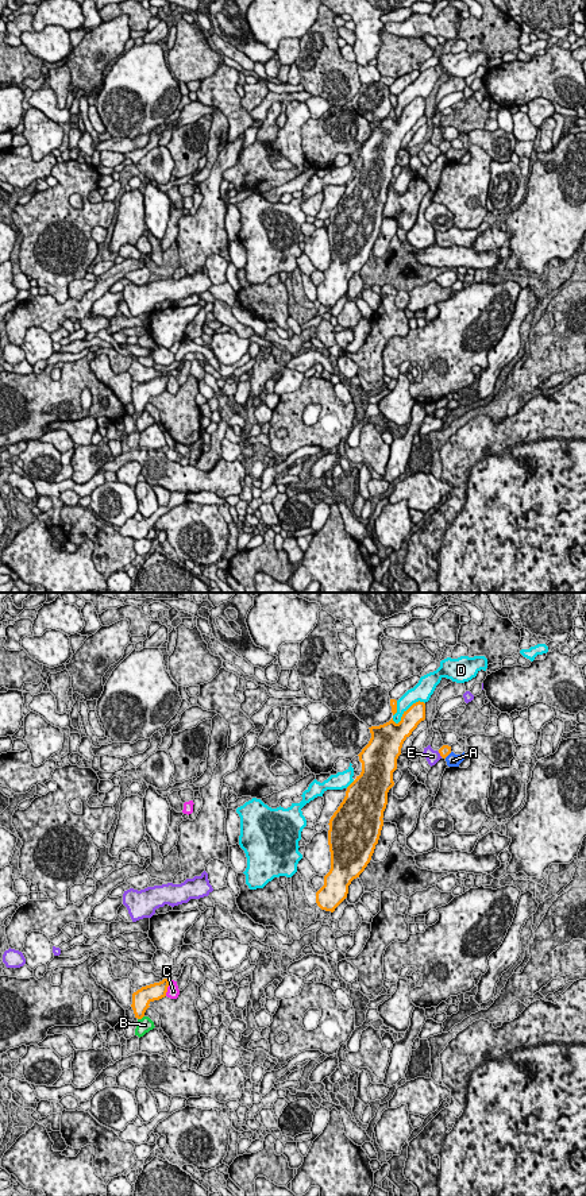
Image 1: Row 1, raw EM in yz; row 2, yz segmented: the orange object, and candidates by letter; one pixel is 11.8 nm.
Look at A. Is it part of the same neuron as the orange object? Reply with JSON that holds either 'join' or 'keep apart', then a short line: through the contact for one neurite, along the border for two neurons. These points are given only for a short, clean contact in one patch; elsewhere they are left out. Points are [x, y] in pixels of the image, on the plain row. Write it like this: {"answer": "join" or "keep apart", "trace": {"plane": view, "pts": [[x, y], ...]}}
{"answer": "keep apart", "trace": {"plane": "yz", "pts": [[451, 147], [444, 153]]}}

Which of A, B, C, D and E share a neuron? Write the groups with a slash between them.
A / B / C / D / E

